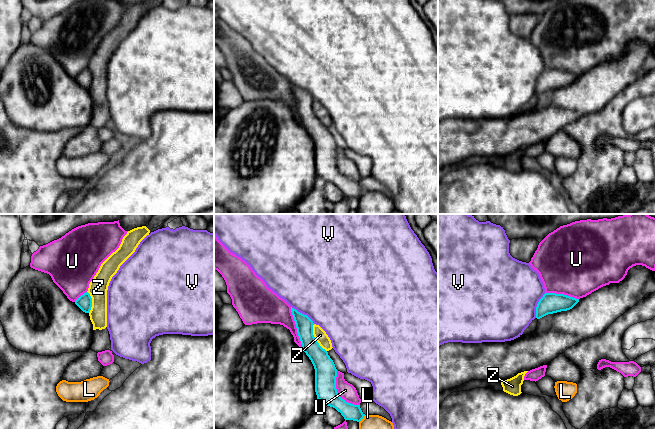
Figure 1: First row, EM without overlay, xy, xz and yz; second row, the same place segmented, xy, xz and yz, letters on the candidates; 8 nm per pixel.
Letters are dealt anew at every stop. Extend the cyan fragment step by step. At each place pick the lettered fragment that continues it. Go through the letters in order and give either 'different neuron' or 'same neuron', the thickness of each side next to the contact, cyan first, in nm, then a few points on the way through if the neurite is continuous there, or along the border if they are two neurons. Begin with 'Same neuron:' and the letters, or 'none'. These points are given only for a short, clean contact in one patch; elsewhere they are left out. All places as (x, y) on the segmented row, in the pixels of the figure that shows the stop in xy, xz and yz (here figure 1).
Same neuron: none
L: different neuron | 130/110 nm
U: different neuron | 180/140 nm
V: different neuron | 170/500 nm
Z: different neuron | 160/100 nm | along xz (313, 324), (313, 336), (326, 351)

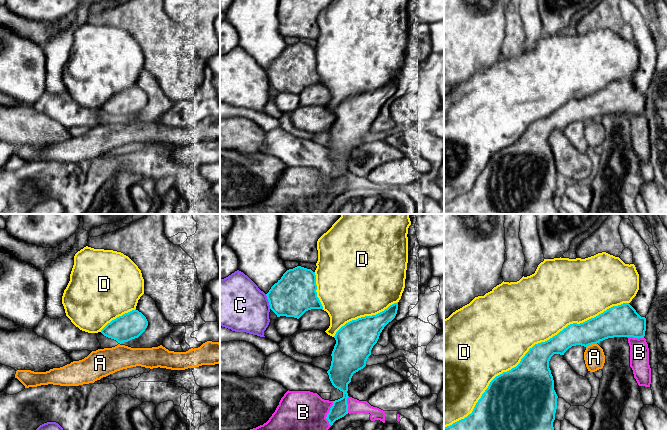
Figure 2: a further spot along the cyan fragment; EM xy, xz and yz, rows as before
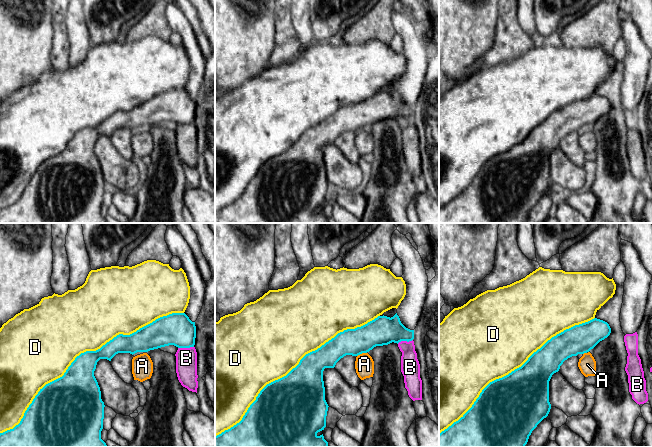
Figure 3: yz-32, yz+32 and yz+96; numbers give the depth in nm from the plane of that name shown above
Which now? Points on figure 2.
Same neuron: A
A: same neuron | 240/170 nm | across yz (613, 322), (591, 344), (594, 357)
B: different neuron | 140/320 nm
C: different neuron | 340/420 nm
D: different neuron | 340/500 nm

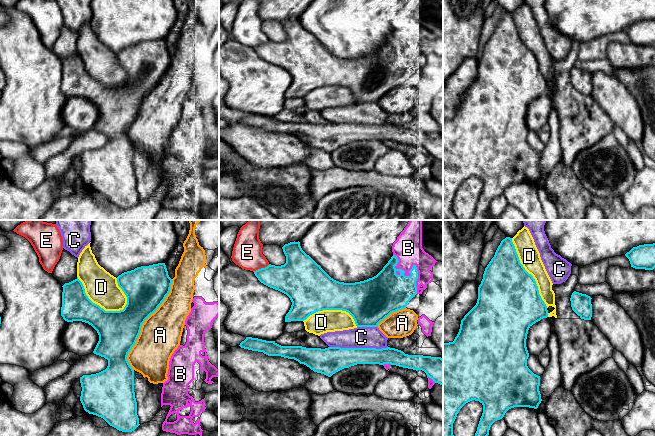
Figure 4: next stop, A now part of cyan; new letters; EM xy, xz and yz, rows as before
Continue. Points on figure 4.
Same neuron: D
A: different neuron | 320/320 nm
B: different neuron | 320/220 nm
C: different neuron | 220/180 nm | along xz (329, 346), (387, 347)
D: same neuron | 280/260 nm
E: different neuron | 260/240 nm

